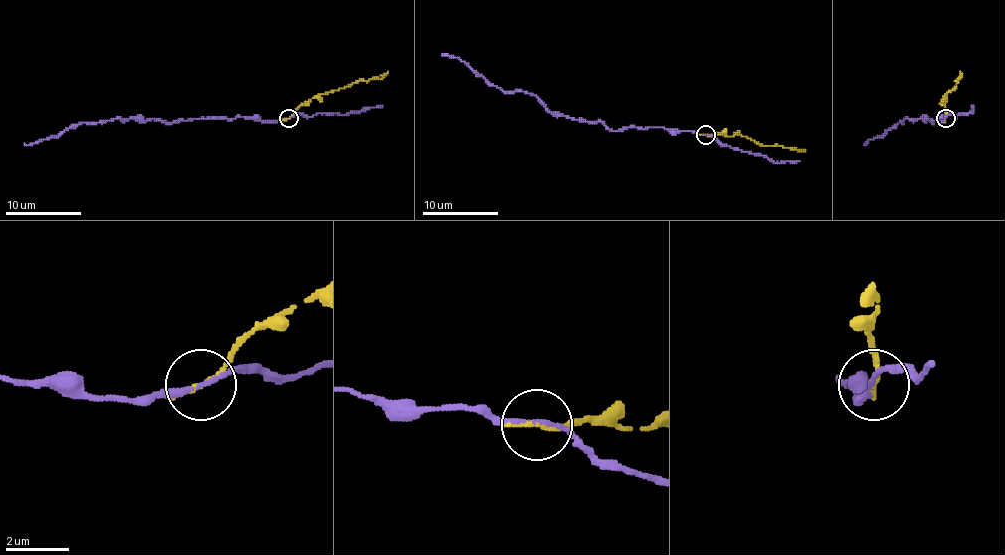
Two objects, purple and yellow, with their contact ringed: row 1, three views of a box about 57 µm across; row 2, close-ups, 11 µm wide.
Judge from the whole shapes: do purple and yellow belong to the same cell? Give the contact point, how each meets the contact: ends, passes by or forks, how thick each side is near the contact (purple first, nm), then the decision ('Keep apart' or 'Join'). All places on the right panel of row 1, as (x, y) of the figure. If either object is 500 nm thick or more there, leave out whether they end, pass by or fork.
Place: (945, 118). At the ring purple passes by. At the ring yellow ends. Thickness 160 nm (purple) against 180 nm. Keep apart

